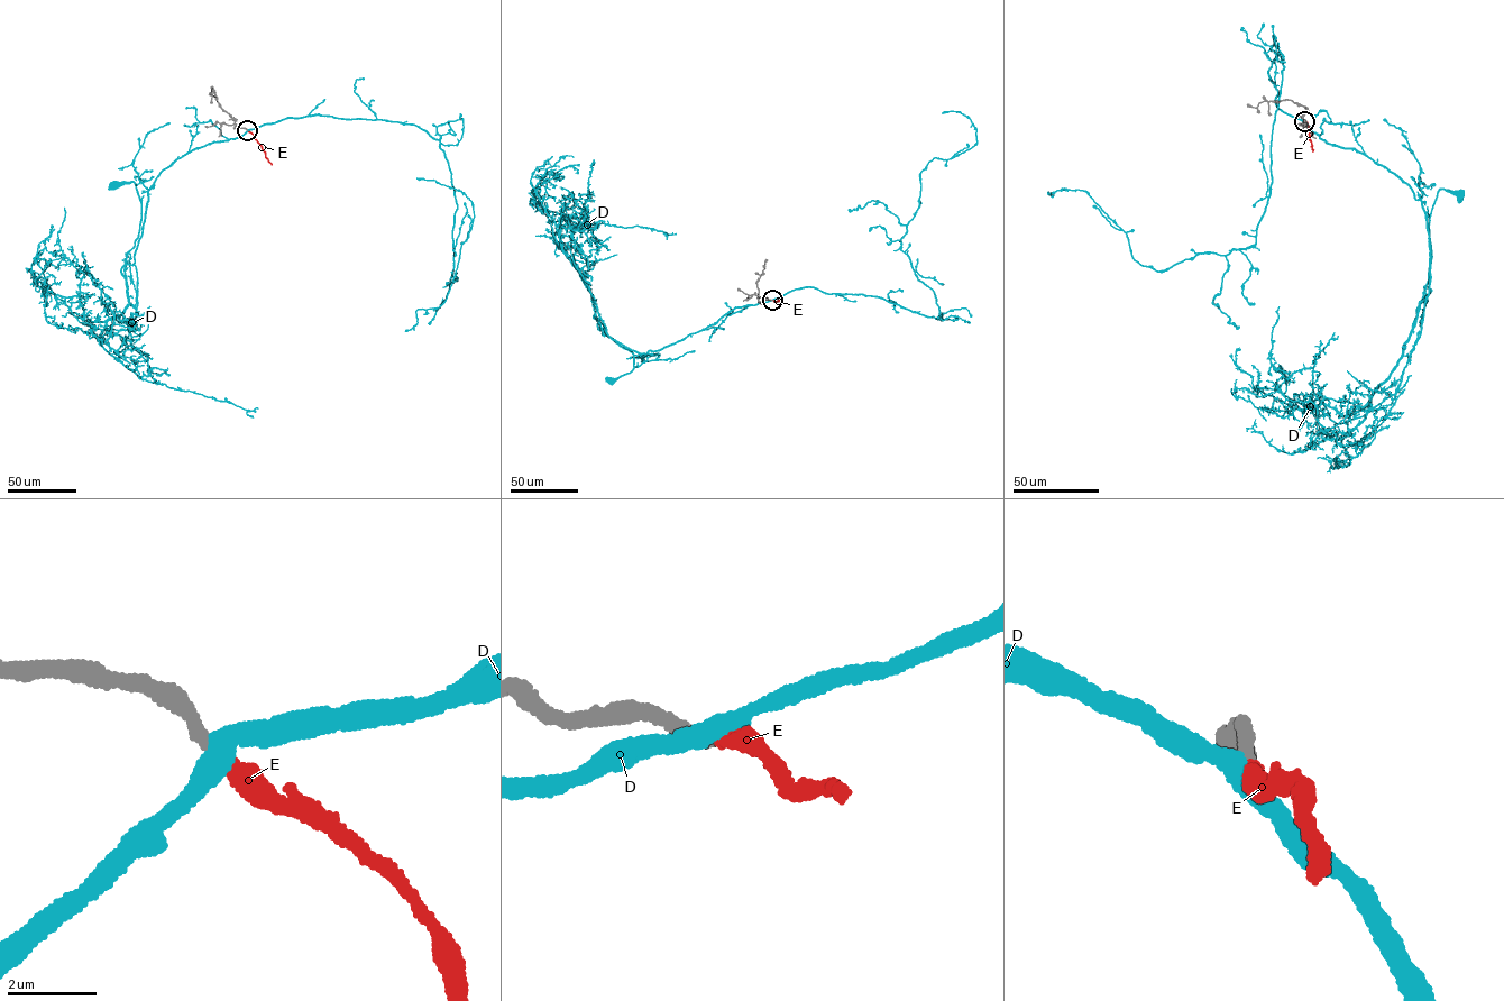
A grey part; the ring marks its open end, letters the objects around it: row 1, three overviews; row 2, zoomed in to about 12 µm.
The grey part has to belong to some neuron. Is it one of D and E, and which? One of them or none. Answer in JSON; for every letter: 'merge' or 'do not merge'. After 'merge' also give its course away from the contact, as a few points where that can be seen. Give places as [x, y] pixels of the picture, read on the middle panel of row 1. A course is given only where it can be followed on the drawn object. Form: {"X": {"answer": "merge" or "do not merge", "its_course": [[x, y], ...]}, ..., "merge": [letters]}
{"D": {"answer": "do not merge"}, "E": {"answer": "merge"}, "merge": ["E"]}

